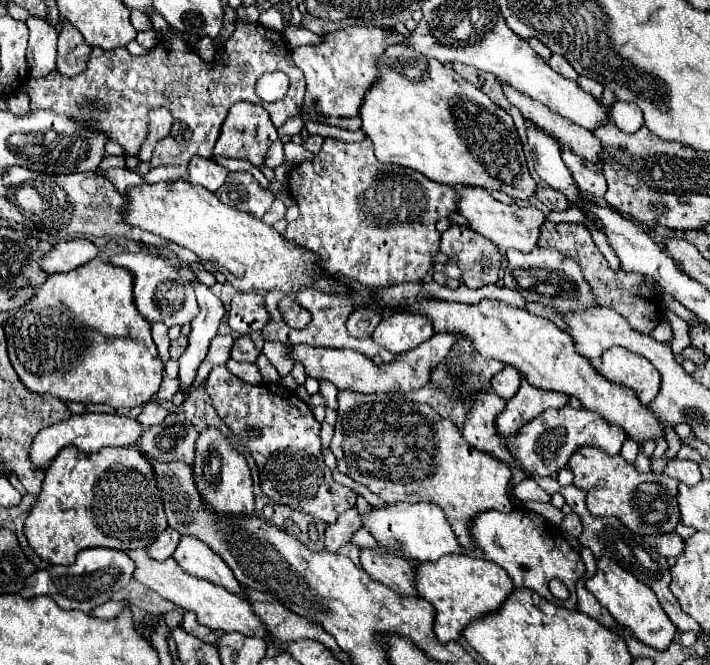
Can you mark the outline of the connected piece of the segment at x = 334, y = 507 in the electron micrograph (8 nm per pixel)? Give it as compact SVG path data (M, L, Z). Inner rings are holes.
M226 365L210 371L206 389L222 421L254 457L260 471L262 491L274 503L306 511L316 521L326 521L326 525L332 525L342 509L350 509L356 503L356 493L336 483L330 469L324 465L320 451L320 423L296 391L286 389L282 383L244 383L232 375ZM252 429L256 429L258 435L250 435Z

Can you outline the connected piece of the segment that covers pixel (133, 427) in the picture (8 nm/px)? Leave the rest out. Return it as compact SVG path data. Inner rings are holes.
M106 413L72 415L70 419L66 419L66 421L58 423L58 425L42 429L34 437L32 447L30 447L30 461L32 461L32 465L36 469L46 469L52 463L52 459L58 455L58 451L64 449L66 445L74 445L80 451L94 453L94 451L100 451L104 447L132 445L142 433L144 433L144 425L140 425L136 419L128 419L128 417L122 417L122 415L116 415L116 413L114 415L106 415Z

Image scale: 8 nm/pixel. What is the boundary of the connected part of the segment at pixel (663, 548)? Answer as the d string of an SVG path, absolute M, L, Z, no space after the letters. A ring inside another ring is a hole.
M678 533L652 537L650 543L654 543L654 539L656 539L656 545L658 545L658 553L664 555L664 557L678 557L684 551L684 539Z

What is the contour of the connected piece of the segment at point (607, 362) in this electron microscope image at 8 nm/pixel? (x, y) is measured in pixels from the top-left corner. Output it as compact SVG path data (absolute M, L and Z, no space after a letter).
M622 347L608 349L602 355L598 373L616 385L636 391L642 405L650 405L660 391L658 369L646 357Z

